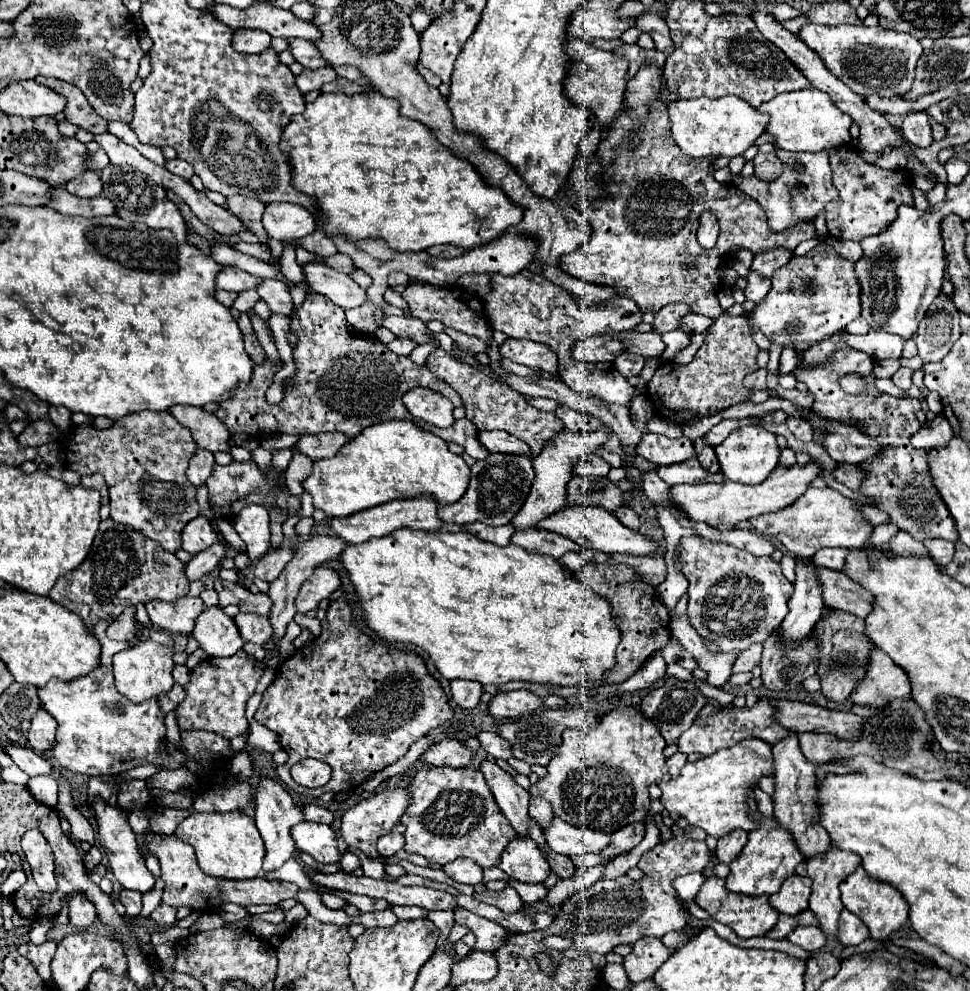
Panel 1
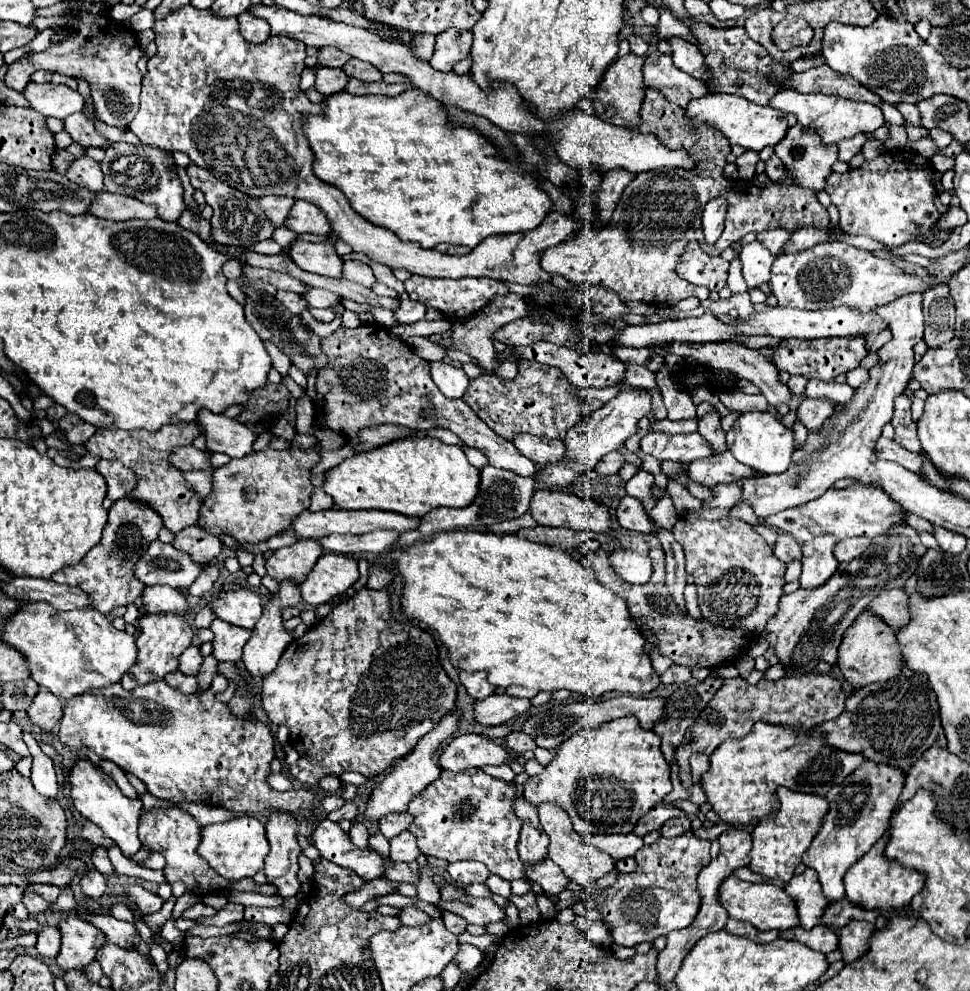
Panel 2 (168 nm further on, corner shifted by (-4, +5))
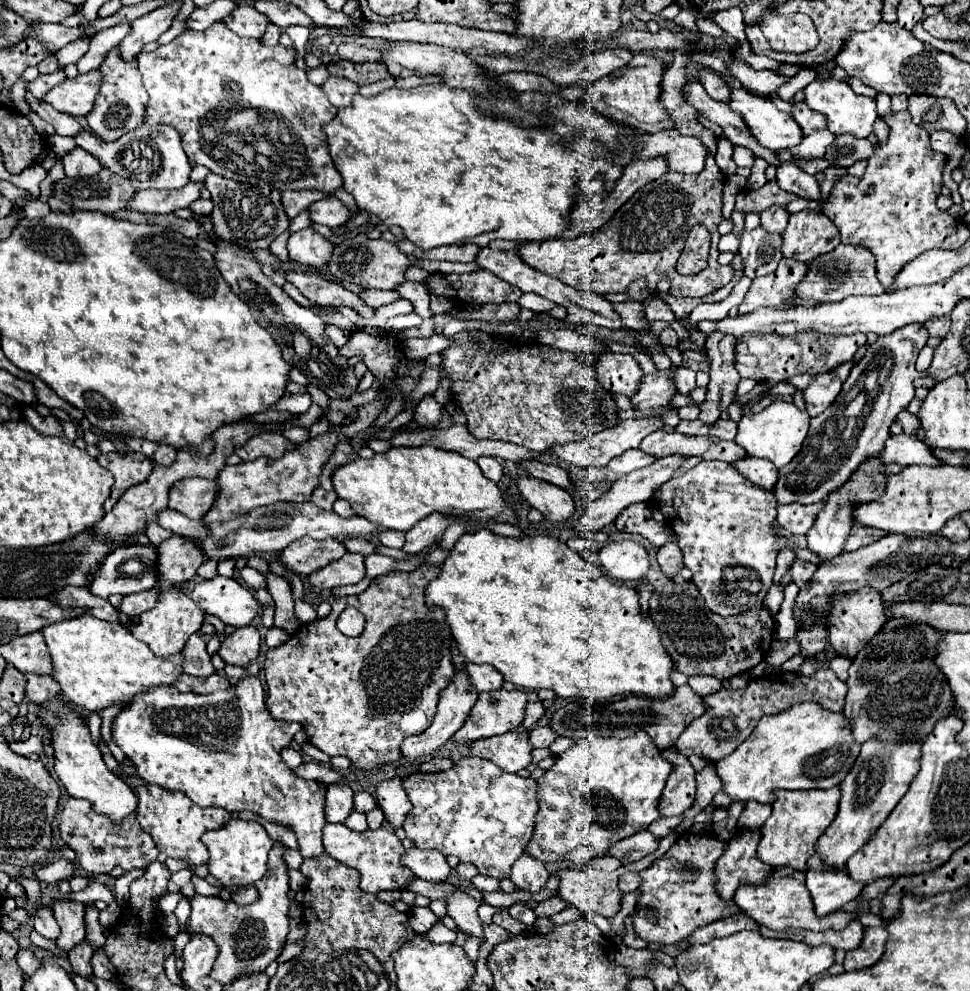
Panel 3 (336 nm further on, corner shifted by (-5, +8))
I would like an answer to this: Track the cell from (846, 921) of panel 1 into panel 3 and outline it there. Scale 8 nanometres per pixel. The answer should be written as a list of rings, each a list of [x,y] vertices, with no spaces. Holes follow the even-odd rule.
[[[868,927],[860,947],[846,953],[844,969],[846,971],[860,971],[872,967],[884,953],[886,947],[886,929],[884,927]]]

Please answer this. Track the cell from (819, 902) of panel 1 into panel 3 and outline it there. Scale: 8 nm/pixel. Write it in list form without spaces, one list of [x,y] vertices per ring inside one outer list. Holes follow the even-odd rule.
[[[866,741],[862,745],[854,767],[840,783],[842,799],[838,815],[816,843],[816,853],[824,863],[844,867],[848,857],[862,849],[862,845],[872,837],[872,831],[876,831],[878,825],[892,813],[920,771],[920,747],[922,743],[918,741],[916,745],[884,745],[884,741]]]

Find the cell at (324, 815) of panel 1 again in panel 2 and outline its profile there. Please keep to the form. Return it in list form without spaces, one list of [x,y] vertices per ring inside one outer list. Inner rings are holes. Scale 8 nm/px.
[[[345,802],[339,810],[329,812],[329,814],[327,814],[327,818],[329,818],[329,820],[333,820],[333,822],[341,822],[341,820],[353,820],[353,818],[355,818],[355,814],[357,814],[357,806],[353,806],[351,802]]]

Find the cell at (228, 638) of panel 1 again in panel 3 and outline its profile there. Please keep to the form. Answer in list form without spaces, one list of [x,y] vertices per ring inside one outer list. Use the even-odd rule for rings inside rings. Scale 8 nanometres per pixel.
[[[246,625],[246,627],[236,629],[232,635],[224,639],[218,655],[230,665],[248,667],[260,655],[260,635],[256,627]]]

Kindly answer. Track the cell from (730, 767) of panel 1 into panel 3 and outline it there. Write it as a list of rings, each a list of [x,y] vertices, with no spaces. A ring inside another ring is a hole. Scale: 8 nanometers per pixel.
[[[800,703],[778,715],[768,715],[758,721],[748,741],[744,741],[732,755],[716,763],[718,777],[724,783],[724,791],[734,801],[760,801],[770,803],[770,793],[776,789],[830,789],[838,785],[852,769],[860,753],[860,743],[852,737],[852,723],[842,713],[822,709],[818,703]]]

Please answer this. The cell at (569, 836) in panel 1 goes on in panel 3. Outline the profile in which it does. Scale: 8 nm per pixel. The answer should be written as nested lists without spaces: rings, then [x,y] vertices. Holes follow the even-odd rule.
[[[644,831],[644,833],[636,833],[624,841],[618,841],[616,845],[612,845],[610,855],[620,859],[622,865],[628,865],[628,863],[634,863],[634,861],[654,853],[656,849],[658,849],[658,839],[650,831]]]

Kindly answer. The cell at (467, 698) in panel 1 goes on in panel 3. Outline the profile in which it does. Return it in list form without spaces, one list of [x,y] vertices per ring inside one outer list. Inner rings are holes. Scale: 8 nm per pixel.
[[[468,663],[466,671],[470,675],[472,685],[478,691],[496,691],[502,687],[504,677],[492,667],[492,665],[476,665],[476,663]]]

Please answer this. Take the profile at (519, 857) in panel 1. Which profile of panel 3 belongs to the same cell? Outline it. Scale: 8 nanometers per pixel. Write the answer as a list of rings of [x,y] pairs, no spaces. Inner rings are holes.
[[[624,867],[614,873],[576,869],[558,871],[558,895],[564,897],[564,901],[568,901],[570,905],[578,907],[582,913],[598,913],[610,919],[620,911],[622,891],[618,889],[618,879],[622,873]]]

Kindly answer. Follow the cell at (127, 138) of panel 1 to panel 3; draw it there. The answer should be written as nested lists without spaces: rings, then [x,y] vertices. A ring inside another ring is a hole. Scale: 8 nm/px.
[[[128,23],[126,25],[110,27],[110,29],[104,29],[102,33],[98,33],[92,39],[92,43],[90,43],[88,53],[78,61],[78,71],[84,73],[84,71],[92,71],[92,69],[100,67],[104,57],[106,57],[106,53],[112,47],[116,47],[124,39],[124,35],[128,35],[128,33],[130,33],[130,25]]]

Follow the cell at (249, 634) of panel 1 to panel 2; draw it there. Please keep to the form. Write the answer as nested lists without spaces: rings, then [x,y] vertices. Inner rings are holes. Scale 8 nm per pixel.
[[[221,590],[219,594],[215,594],[209,604],[215,608],[215,614],[219,618],[223,618],[229,624],[253,630],[257,620],[261,618],[263,612],[263,604],[261,598],[247,590]]]

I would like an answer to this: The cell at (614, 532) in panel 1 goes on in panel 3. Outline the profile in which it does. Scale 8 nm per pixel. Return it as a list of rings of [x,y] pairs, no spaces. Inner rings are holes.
[[[524,475],[516,479],[516,487],[528,501],[528,505],[538,509],[548,521],[562,523],[574,513],[574,501],[570,493],[552,483],[544,483],[542,479]]]

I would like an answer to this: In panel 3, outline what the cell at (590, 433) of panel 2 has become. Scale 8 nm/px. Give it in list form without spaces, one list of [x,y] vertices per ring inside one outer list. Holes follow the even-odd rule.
[[[674,369],[656,371],[652,375],[644,375],[638,393],[630,401],[636,409],[666,407],[676,393],[678,393],[678,389],[676,389],[676,381],[674,381]]]

